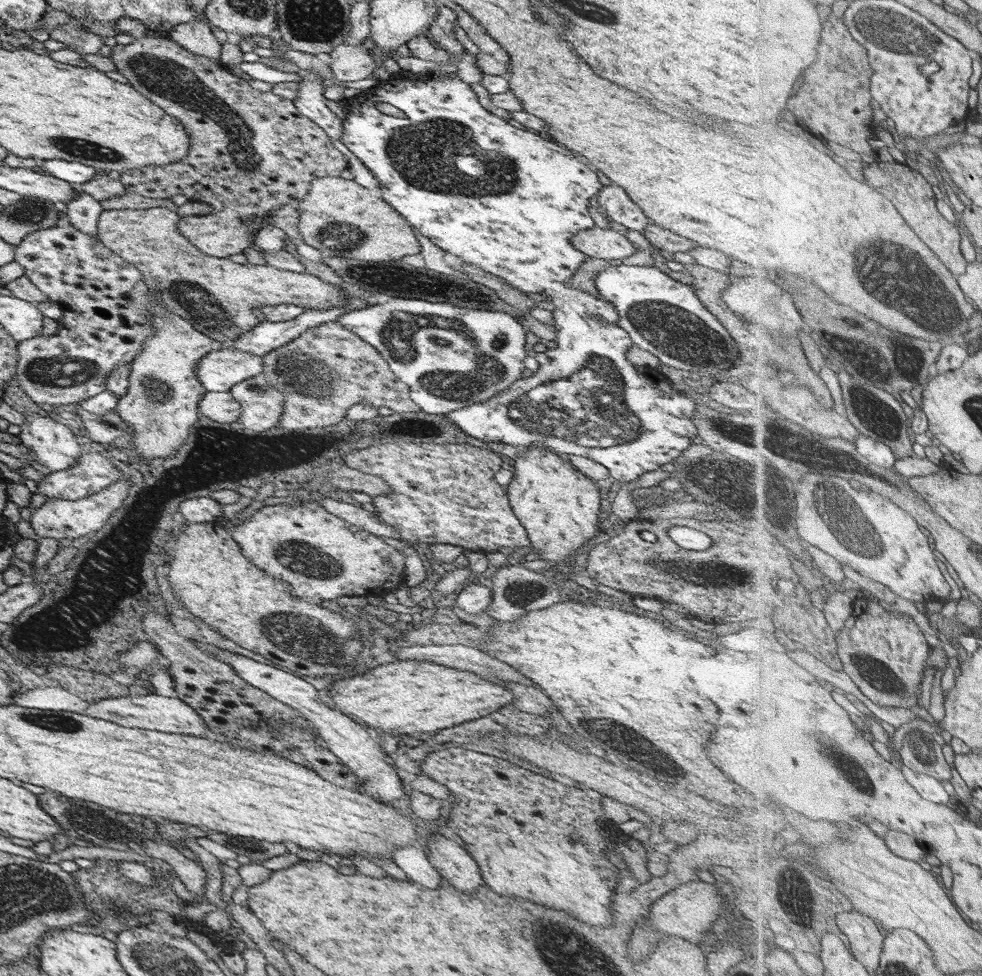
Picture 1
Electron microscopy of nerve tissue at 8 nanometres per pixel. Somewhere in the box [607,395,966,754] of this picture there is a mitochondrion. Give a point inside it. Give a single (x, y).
(860, 531)

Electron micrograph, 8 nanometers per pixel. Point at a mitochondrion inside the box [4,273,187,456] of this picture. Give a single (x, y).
(50, 371)

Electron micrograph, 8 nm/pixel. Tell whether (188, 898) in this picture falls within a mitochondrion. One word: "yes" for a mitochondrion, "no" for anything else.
no

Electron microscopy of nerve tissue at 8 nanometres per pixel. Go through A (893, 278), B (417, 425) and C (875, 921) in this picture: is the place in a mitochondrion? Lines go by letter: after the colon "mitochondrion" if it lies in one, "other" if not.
A: mitochondrion
B: mitochondrion
C: other

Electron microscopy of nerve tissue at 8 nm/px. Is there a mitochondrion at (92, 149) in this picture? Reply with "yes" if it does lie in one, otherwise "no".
yes

